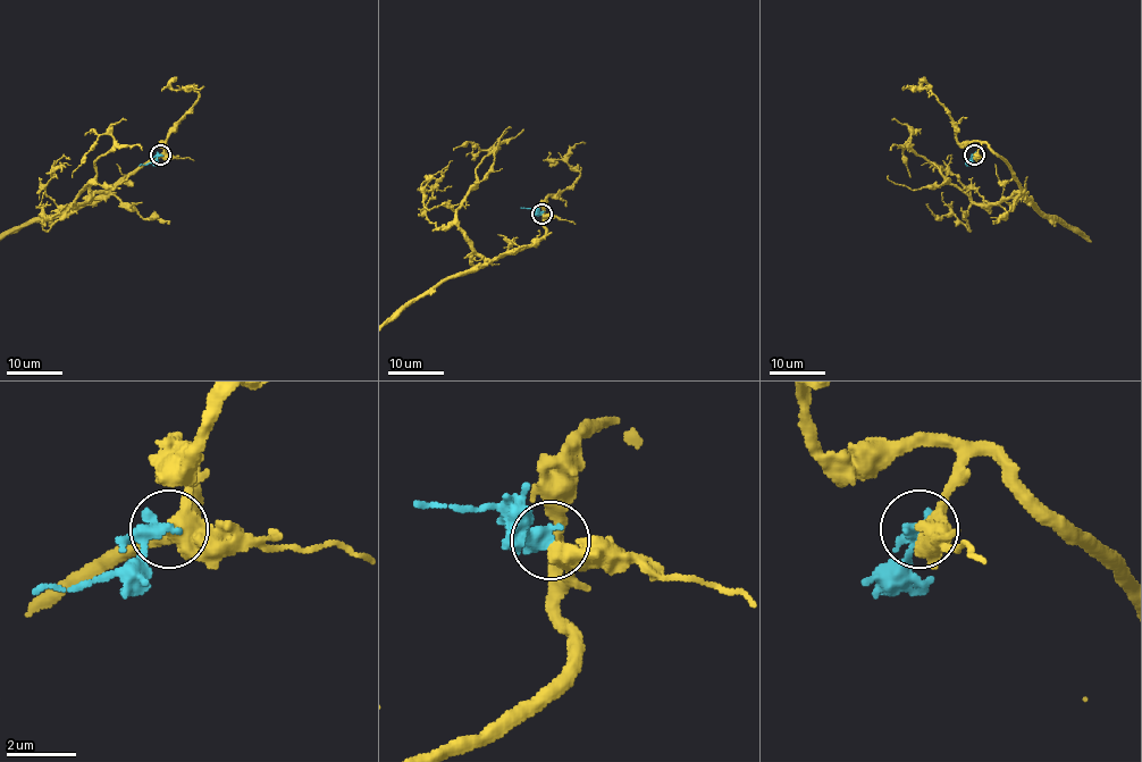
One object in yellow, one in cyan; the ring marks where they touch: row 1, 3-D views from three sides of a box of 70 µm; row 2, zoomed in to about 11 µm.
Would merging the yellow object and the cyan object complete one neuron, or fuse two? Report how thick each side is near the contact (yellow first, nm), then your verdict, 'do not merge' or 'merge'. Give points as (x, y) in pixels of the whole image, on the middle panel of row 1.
calibres 440 and 320 nm; merge

